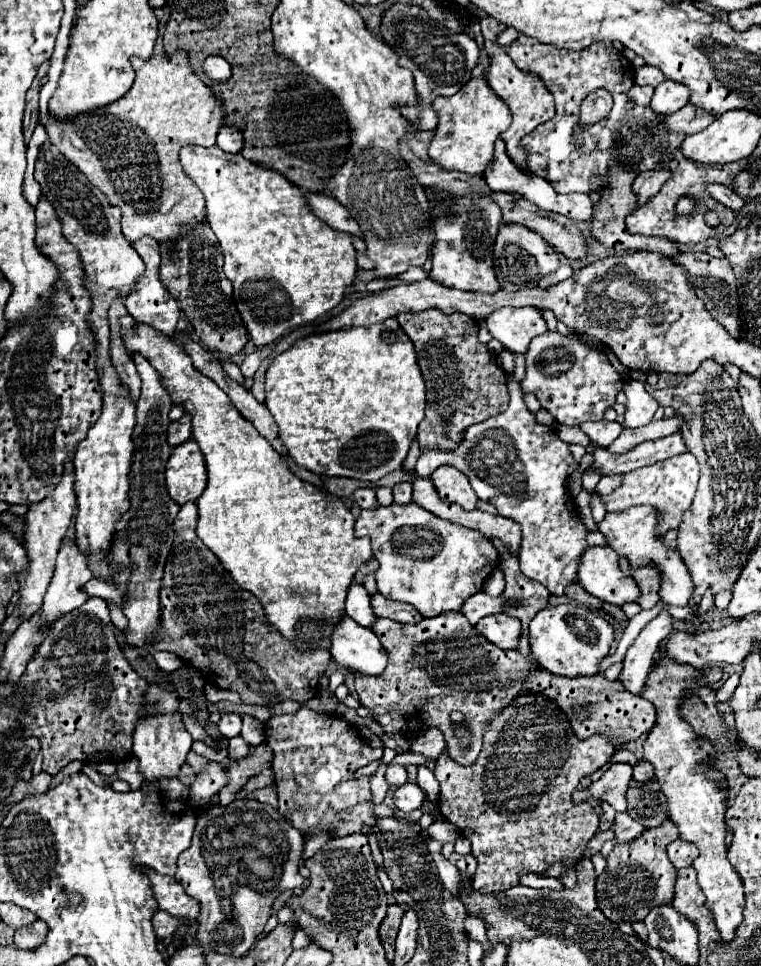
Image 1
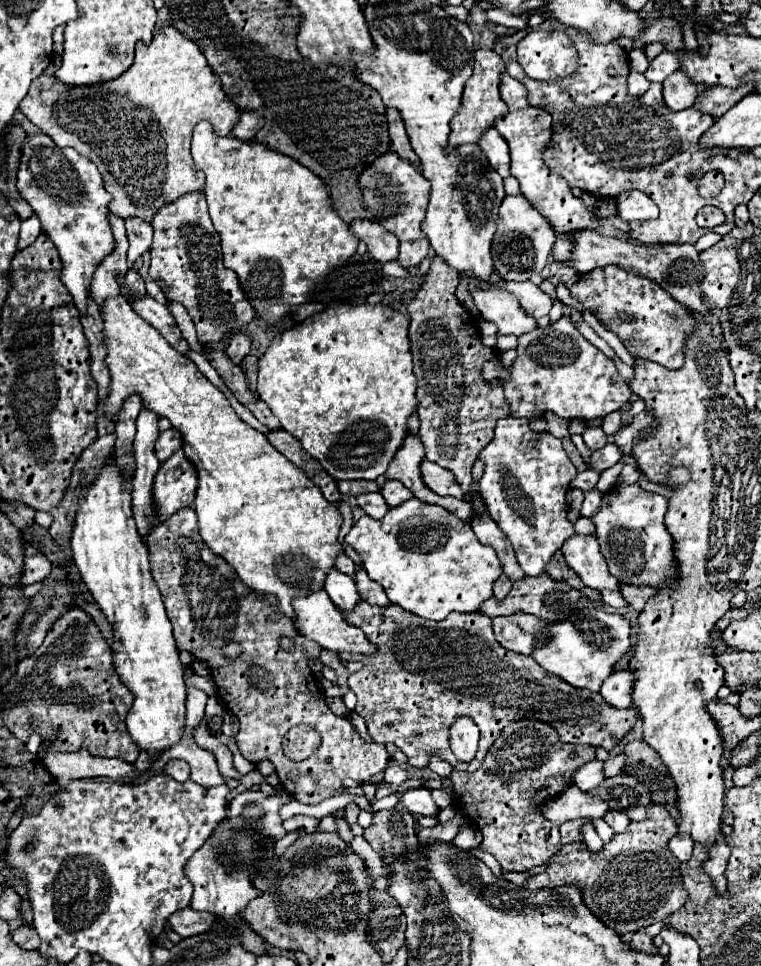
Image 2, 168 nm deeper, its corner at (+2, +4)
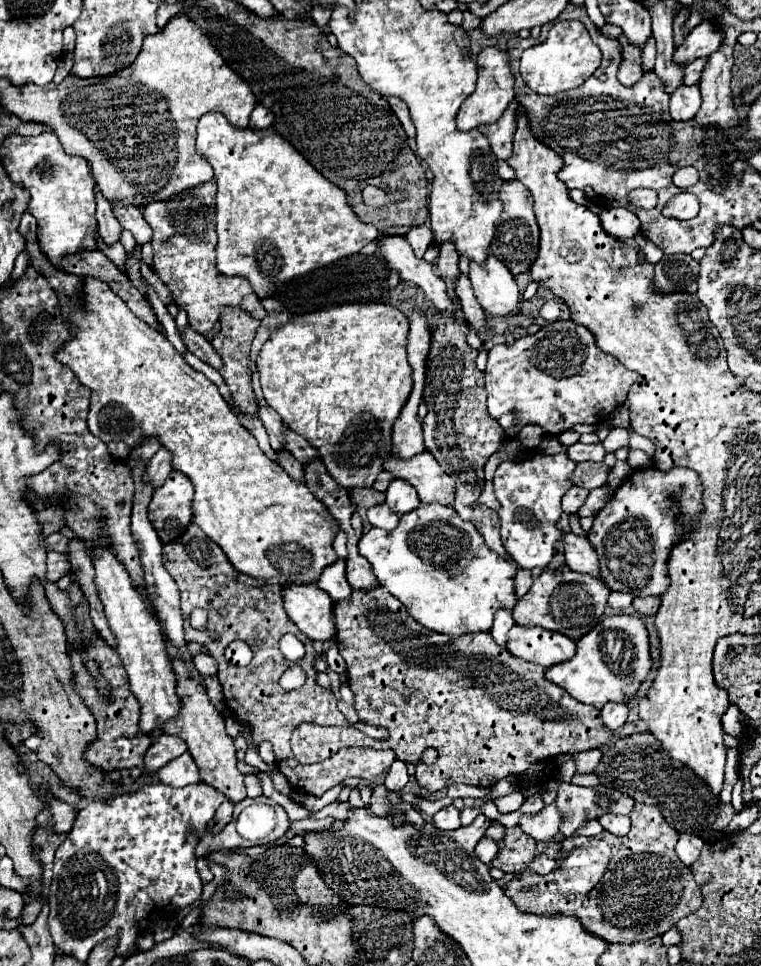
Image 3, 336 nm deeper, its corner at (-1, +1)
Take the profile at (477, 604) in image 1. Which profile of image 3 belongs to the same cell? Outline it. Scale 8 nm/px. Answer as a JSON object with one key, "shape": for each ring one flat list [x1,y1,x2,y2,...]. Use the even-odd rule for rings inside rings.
{"shape":[[562,566,560,570,544,570,532,584,532,588,516,600,516,606,512,608,514,620,524,626,542,626,546,630,560,632,568,638,578,638,598,620,602,618,606,600,608,600,608,586,602,580,594,580,592,576,572,572,568,566]]}

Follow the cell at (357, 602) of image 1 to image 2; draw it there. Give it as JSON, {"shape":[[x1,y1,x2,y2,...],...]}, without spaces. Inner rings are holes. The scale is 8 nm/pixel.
{"shape":[[331,569,331,573,327,573,327,581,325,581,325,591,329,593,331,601,341,609,341,611,351,611,357,603,359,603,359,593,357,593,357,587,355,587,355,581,337,571,337,569]]}

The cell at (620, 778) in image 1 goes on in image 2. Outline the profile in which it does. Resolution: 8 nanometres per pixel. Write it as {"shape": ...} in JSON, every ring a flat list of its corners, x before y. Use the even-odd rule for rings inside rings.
{"shape":[[571,785,567,791,563,791,559,797,547,801,541,805,543,817,547,817,555,827,559,827,565,821,573,819,597,819,603,817,609,807,599,799,583,793,575,785]]}

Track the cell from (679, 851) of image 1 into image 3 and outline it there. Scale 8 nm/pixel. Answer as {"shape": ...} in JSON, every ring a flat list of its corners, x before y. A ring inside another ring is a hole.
{"shape":[[682,834,678,844,676,844,676,854,686,866,690,866,700,856,702,846,704,846,704,840,700,836,696,836,696,834,694,836,692,834]]}

